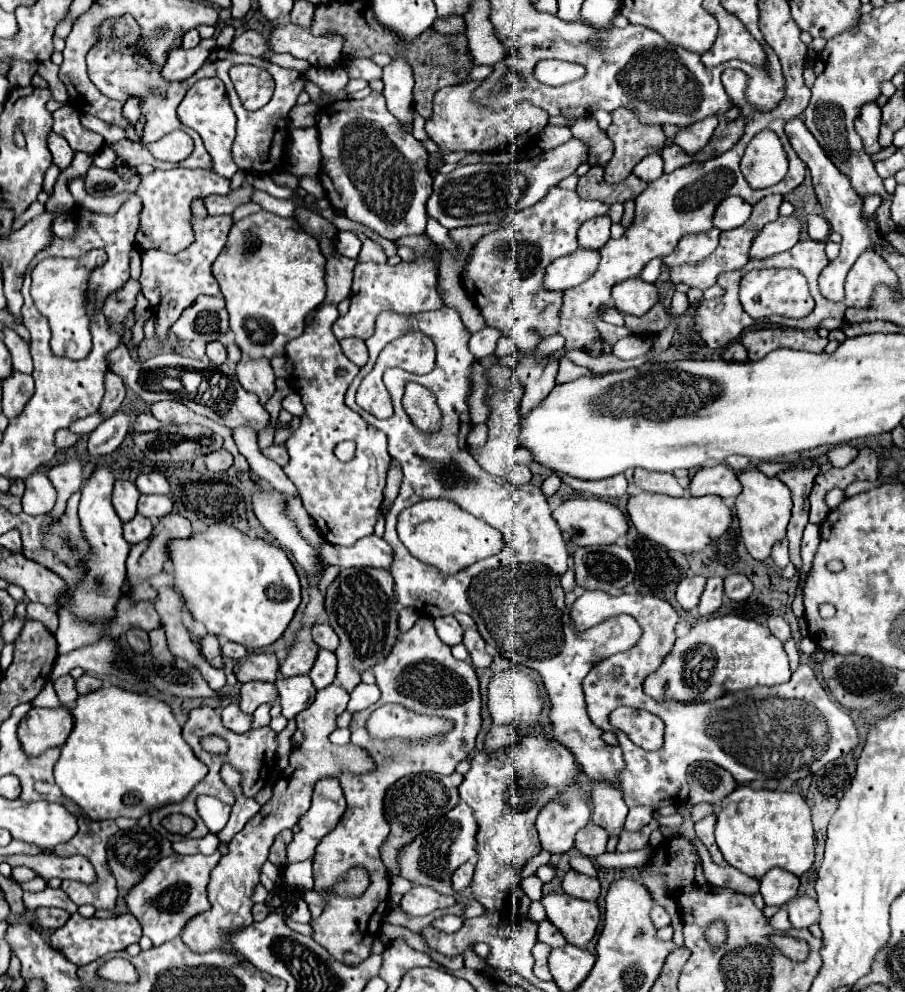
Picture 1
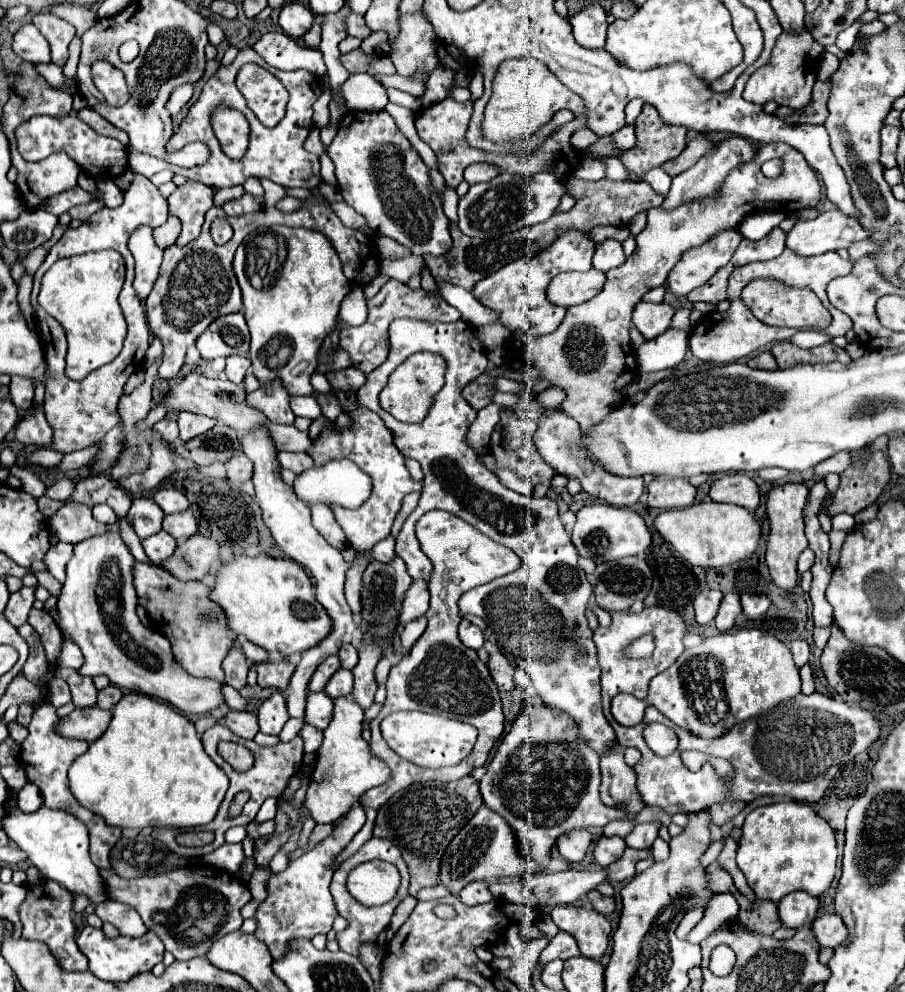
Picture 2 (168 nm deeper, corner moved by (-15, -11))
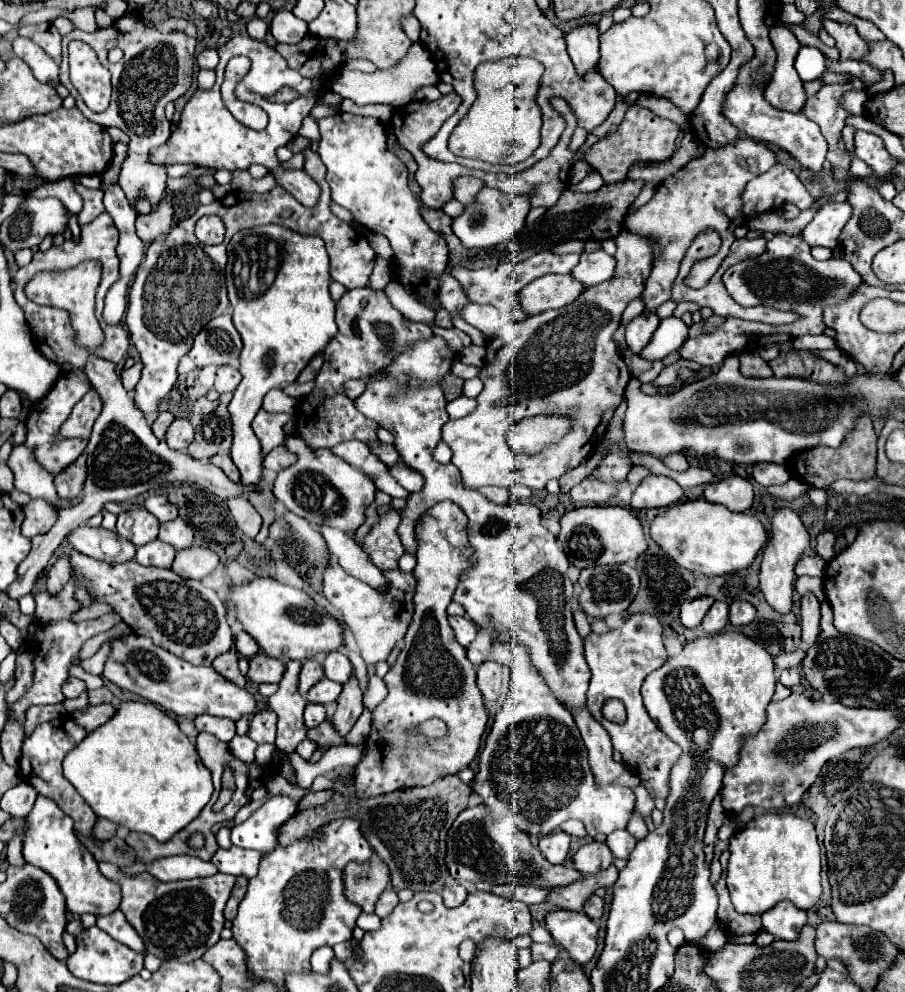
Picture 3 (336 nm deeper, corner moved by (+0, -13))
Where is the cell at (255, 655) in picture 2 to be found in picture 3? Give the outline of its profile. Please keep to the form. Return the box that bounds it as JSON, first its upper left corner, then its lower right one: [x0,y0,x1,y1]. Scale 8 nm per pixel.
[234,631,258,659]

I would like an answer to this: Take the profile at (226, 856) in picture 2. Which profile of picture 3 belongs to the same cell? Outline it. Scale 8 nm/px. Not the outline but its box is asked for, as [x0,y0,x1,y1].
[210,845,260,877]

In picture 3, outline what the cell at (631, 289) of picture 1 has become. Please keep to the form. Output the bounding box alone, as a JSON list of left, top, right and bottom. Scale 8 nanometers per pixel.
[626,313,660,353]

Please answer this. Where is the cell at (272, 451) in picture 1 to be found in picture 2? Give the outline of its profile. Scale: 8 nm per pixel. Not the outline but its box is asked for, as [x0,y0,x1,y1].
[279,451,313,475]

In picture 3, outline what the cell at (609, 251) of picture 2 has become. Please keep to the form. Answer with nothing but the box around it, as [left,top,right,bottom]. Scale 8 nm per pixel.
[572,249,616,287]

